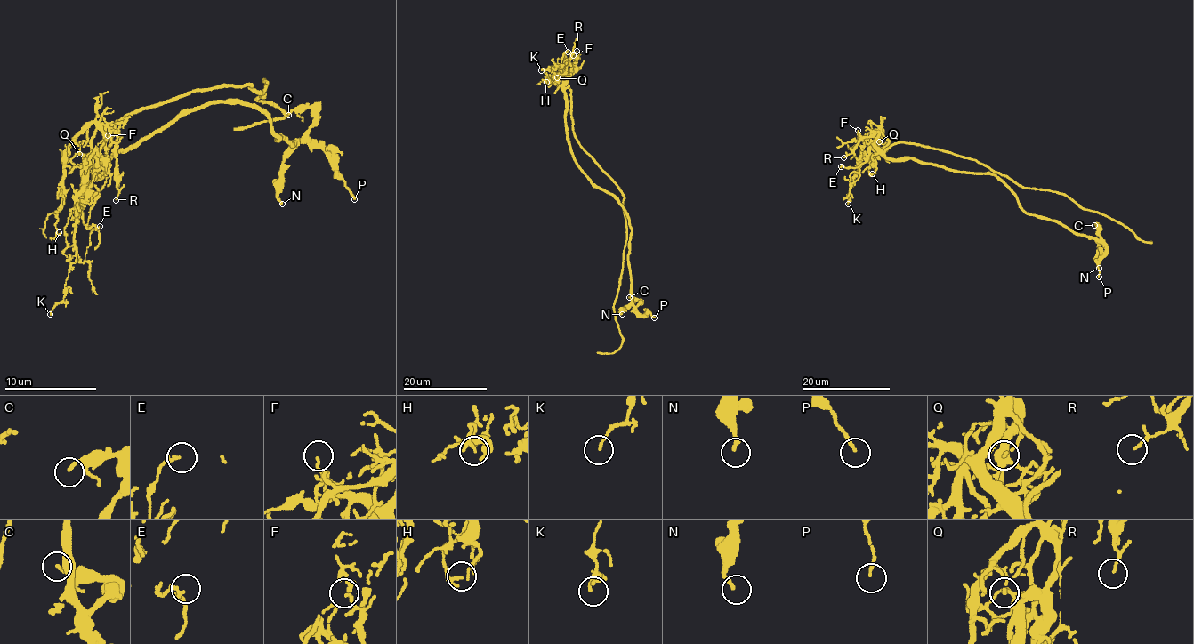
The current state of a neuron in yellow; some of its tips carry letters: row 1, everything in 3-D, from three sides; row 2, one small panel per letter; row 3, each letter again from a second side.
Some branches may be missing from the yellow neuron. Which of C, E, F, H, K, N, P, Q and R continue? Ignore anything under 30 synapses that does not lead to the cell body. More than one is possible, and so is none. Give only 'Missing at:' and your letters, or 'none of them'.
Missing at: none of them

